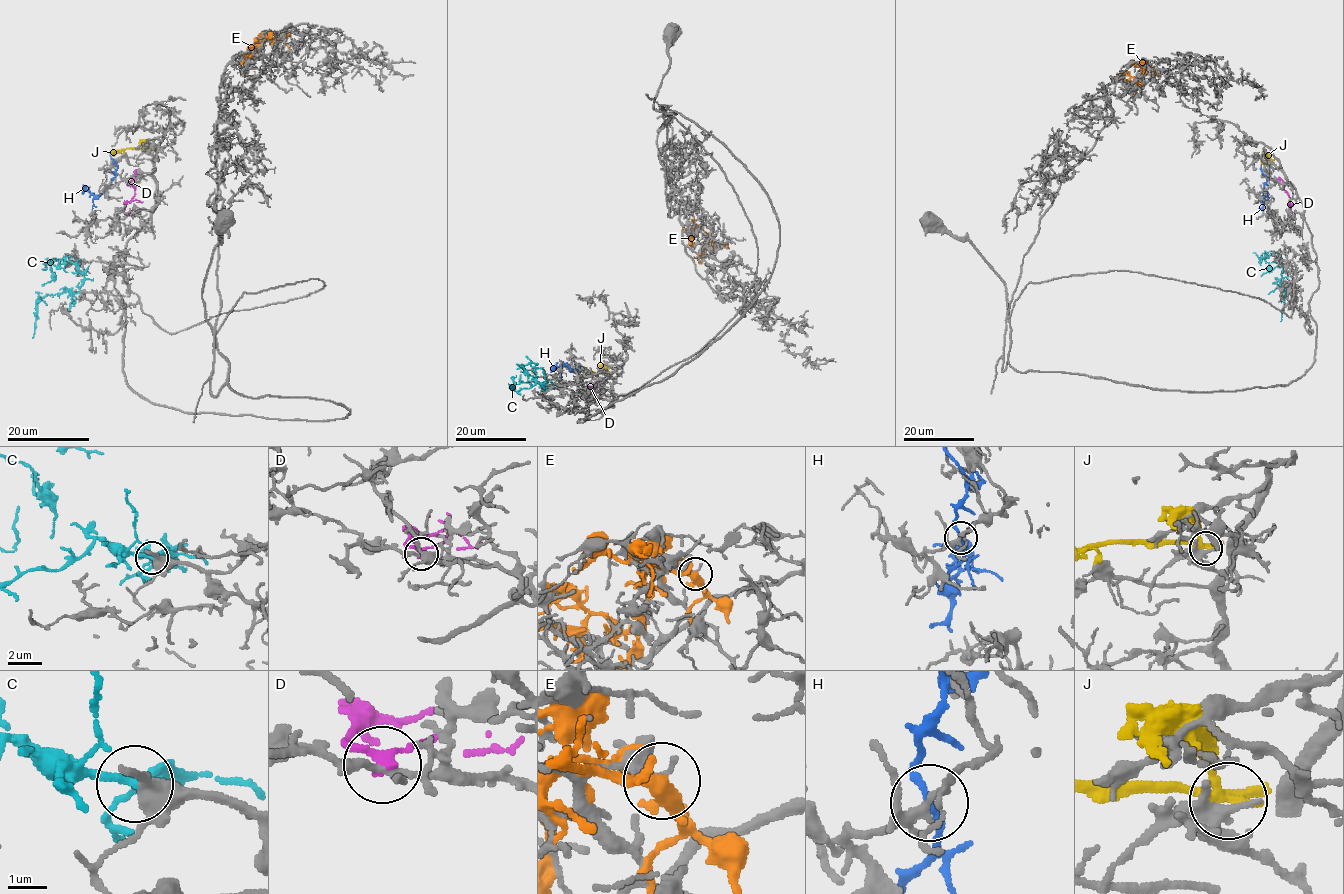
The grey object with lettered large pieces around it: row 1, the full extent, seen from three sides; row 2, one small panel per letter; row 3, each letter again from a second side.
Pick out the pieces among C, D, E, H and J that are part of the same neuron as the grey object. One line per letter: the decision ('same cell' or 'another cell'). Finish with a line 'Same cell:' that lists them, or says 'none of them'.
C: same cell
D: another cell
E: another cell
H: another cell
J: another cell
Same cell: C

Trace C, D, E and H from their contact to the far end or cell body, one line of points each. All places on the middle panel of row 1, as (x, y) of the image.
C: (549, 386), (535, 382), (533, 376), (516, 364)
D: (590, 396), (586, 395), (595, 391), (589, 387), (598, 387), (600, 380)
E: (701, 256), (703, 246), (691, 242), (693, 218)
H: (575, 368), (560, 366), (550, 372)

